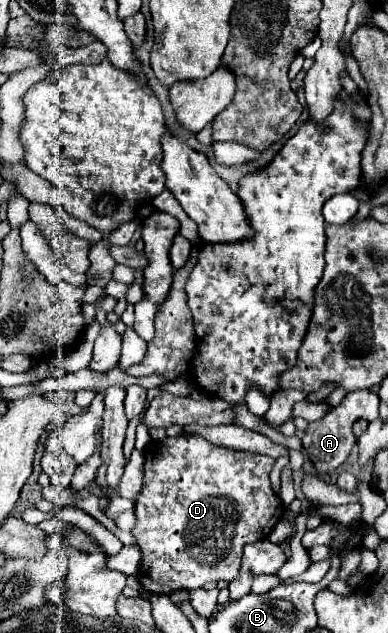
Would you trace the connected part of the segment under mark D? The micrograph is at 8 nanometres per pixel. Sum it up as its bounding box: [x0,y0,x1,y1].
[132,433,284,593]

